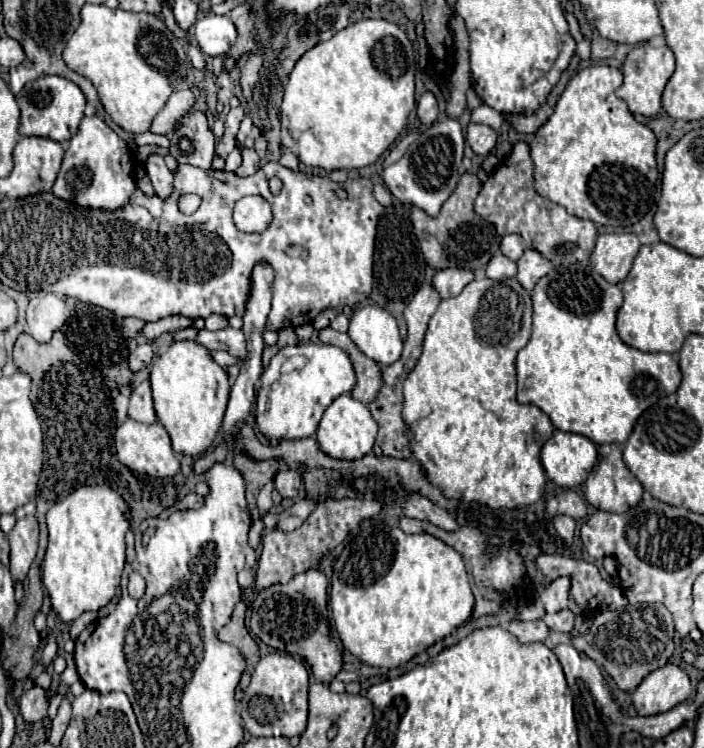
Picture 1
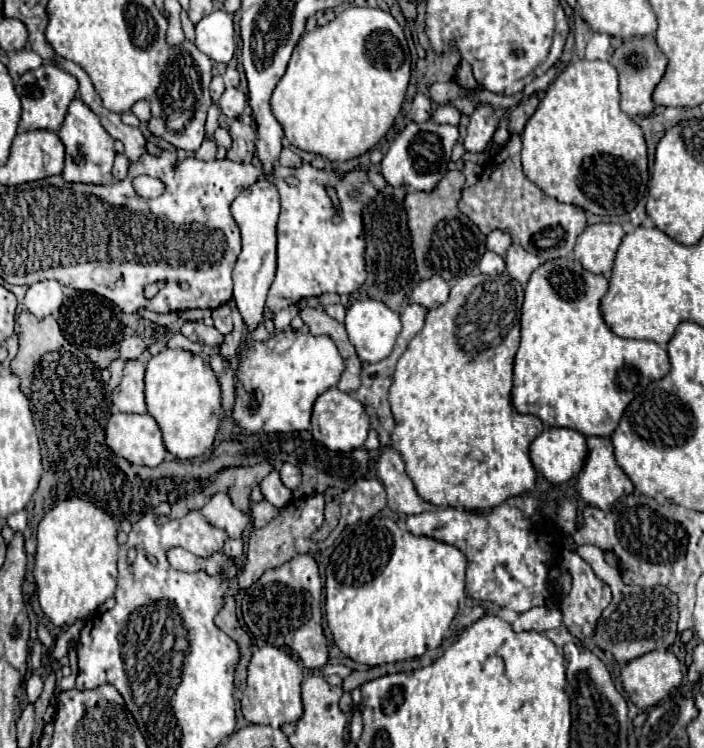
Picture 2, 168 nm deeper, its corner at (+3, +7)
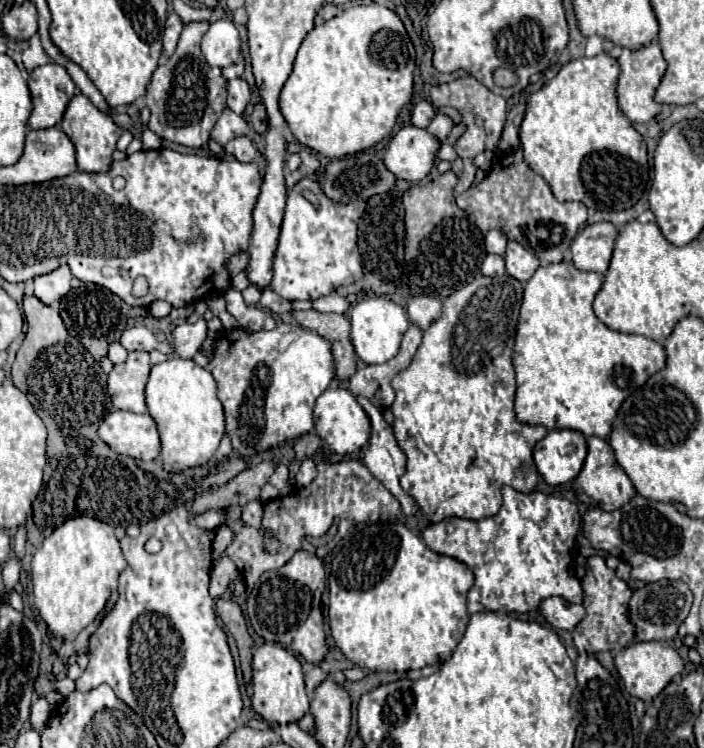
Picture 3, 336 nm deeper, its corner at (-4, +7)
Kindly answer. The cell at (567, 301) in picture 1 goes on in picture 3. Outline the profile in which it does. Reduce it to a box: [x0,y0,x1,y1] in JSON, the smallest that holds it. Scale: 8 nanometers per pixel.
[514,260,666,438]

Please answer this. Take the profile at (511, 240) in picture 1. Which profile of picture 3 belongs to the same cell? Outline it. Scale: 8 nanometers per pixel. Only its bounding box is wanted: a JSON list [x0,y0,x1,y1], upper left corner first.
[486,230,508,256]

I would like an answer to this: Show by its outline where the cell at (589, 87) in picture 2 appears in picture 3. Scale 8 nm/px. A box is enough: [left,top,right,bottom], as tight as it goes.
[520,54,650,212]

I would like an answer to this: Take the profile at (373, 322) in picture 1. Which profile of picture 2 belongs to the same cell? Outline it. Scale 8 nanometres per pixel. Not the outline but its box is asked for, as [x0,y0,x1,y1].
[345,300,401,362]

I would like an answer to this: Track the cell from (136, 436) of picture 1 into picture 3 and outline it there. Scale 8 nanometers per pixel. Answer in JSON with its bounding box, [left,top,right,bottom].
[98,410,162,460]

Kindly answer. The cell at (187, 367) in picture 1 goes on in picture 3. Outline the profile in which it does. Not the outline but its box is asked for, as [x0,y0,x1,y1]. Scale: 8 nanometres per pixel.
[146,358,226,472]

